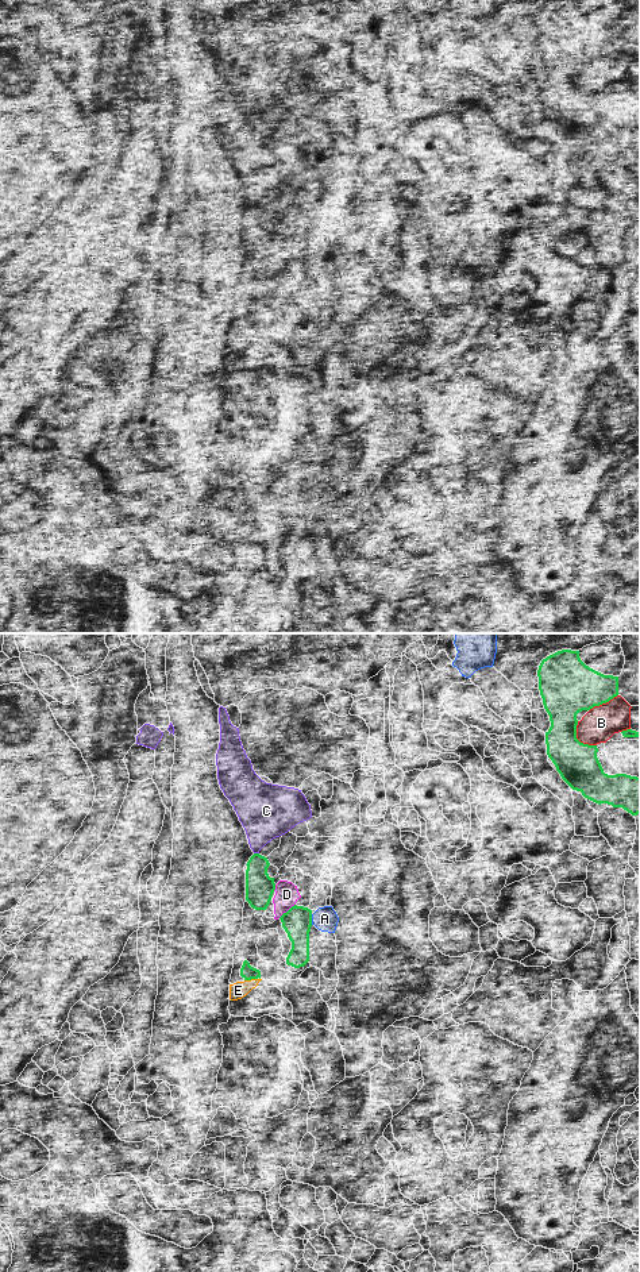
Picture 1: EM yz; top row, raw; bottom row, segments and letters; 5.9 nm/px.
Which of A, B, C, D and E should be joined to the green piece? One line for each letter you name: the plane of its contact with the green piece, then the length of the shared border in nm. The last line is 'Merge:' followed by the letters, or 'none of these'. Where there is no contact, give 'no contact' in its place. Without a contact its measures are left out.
E: meets green in yz; contact 80 nm long
Merge: E

